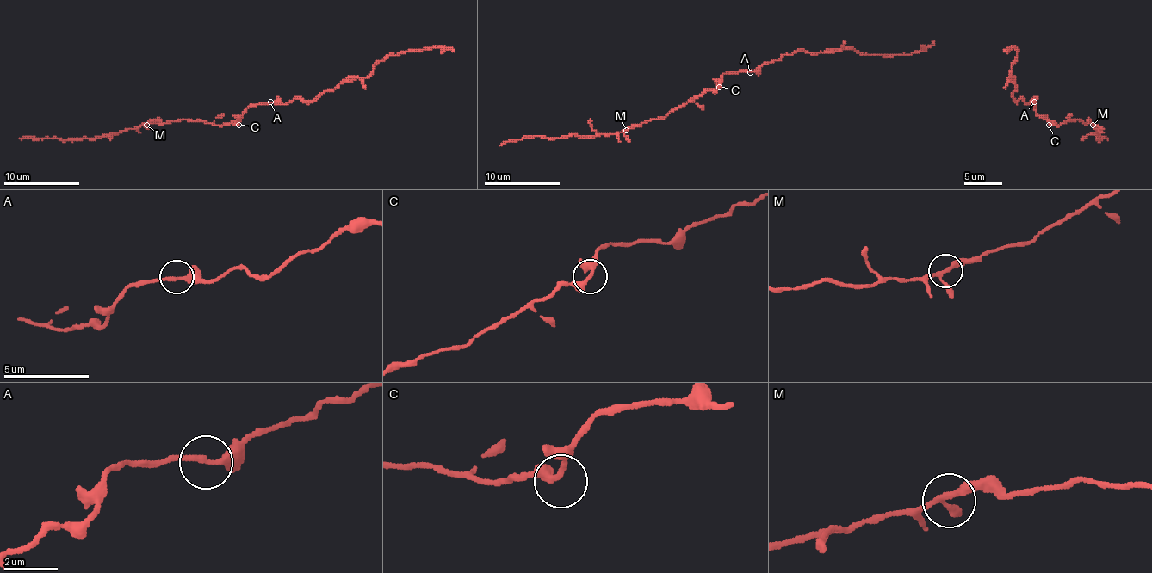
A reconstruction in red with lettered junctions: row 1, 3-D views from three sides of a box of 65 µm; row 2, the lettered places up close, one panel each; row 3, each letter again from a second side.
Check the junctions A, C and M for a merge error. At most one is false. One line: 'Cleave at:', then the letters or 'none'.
Cleave at: A

